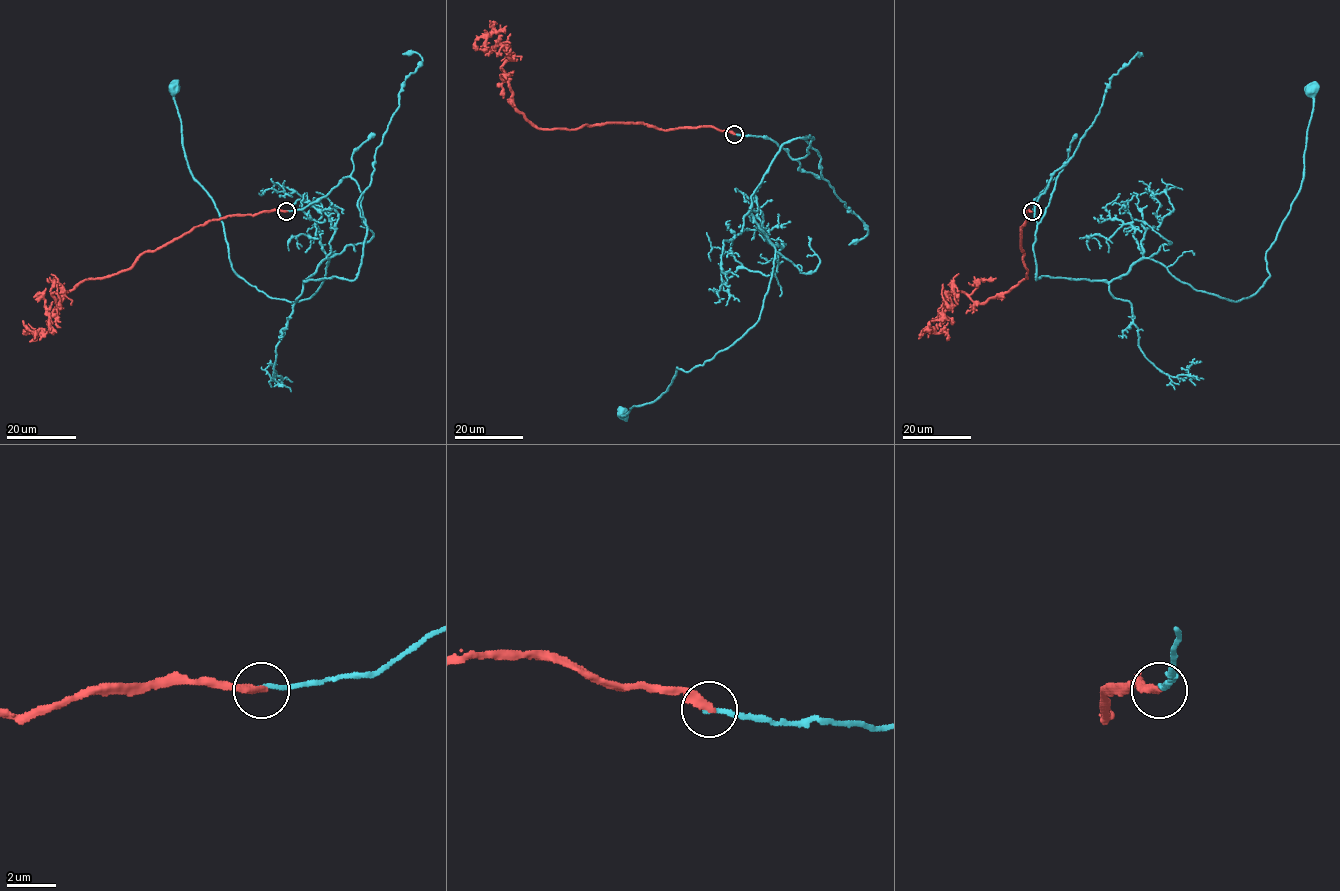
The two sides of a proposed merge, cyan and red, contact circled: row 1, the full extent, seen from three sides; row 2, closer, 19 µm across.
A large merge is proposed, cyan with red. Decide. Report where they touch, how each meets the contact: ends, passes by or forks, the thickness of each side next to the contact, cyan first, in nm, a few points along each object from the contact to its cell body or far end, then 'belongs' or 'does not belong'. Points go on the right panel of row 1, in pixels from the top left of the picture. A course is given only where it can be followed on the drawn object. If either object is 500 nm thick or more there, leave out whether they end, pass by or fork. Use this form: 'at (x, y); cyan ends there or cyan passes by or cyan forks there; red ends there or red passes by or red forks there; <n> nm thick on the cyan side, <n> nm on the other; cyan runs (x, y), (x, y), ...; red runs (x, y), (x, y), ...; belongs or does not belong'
at (1032, 211); cyan ends there; red ends there; 180 nm thick on the cyan side, 320 nm on the other; cyan runs (1031, 211), (1057, 177), (1036, 280), (1111, 281), (1151, 258), (1194, 289), (1248, 298), (1300, 189), (1311, 88); red runs (1031, 211), (1025, 212), (1021, 231), (1027, 277), (982, 303), (959, 292), (927, 329), (947, 332), (940, 329); does not belong

